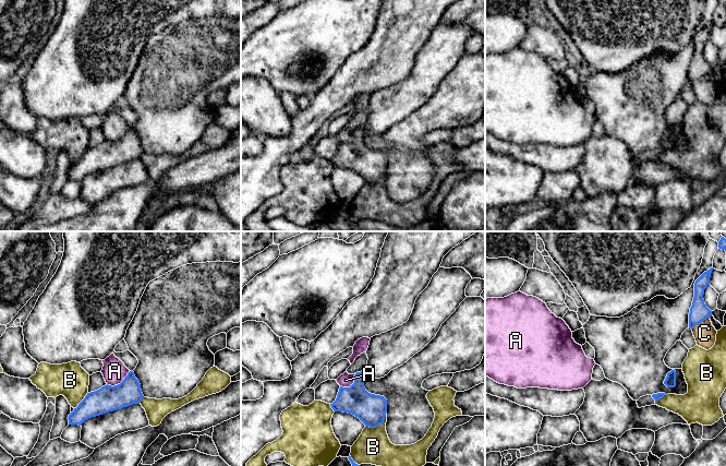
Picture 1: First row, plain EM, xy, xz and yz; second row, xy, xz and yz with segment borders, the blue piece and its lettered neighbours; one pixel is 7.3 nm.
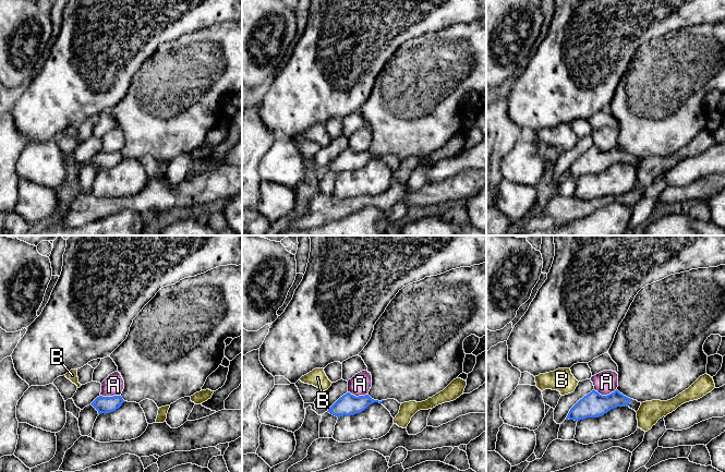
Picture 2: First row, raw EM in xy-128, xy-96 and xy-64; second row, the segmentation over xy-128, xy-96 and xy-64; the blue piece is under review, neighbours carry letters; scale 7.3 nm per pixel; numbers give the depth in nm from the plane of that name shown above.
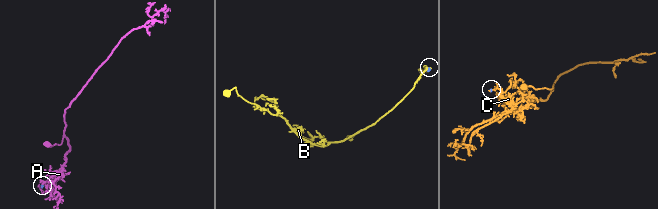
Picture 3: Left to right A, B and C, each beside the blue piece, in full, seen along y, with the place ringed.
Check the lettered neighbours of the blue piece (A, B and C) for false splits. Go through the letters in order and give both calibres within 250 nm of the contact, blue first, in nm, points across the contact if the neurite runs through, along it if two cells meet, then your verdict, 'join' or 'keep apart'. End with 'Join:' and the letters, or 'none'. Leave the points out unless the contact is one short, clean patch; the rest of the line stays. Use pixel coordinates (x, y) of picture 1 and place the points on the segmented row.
A: 190 nm thick on the blue side, 170 nm on the other; keep apart
B: 220 nm thick on the blue side, 260 nm on the other; keep apart
C: 140 nm thick on the blue side, 160 nm on the other; keep apart
Join: none

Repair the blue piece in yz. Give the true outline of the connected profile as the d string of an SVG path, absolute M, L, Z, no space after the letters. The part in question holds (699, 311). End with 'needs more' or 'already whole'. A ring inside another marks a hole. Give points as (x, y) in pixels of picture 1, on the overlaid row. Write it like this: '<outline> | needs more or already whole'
M713 267L704 272L694 283L694 297L689 313L689 328L693 328L697 324L703 322L712 315L712 311L704 303L704 289L710 285L710 277Z | already whole

